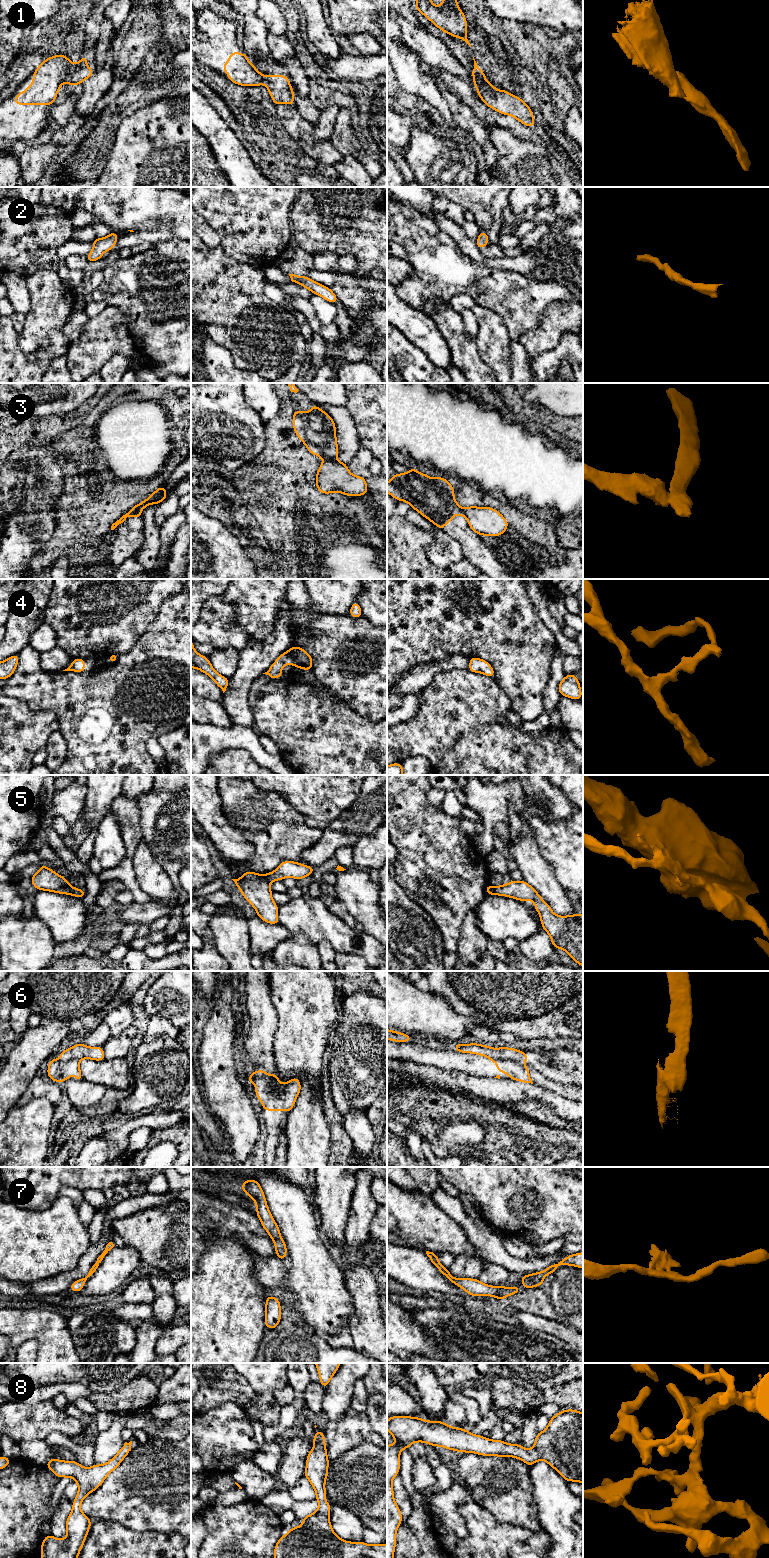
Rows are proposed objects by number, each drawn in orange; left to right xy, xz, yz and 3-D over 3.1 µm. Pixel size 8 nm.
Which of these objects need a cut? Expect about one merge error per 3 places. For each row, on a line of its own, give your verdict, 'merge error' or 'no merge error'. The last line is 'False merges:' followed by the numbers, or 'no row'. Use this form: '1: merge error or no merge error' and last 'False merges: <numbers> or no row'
1: merge error
2: no merge error
3: merge error
4: no merge error
5: merge error
6: merge error
7: no merge error
8: no merge error
False merges: 1, 3, 5, 6

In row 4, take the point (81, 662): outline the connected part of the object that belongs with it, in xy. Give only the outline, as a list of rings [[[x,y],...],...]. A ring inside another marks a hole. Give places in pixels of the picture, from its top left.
[[[75,658],[73,659],[73,663],[67,669],[63,671],[74,671],[77,673],[82,673],[84,669],[86,668],[84,663],[85,663],[85,659]]]

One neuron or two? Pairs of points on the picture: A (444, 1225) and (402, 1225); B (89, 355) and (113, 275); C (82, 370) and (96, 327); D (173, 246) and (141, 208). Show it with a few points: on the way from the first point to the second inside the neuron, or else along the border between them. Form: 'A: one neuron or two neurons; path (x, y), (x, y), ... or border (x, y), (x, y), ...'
A: one neuron; path (434, 1225), (412, 1225)
B: two neurons; border (106, 305), (114, 305), (123, 313)
C: one neuron; path (83, 359), (93, 348), (93, 338)
D: two neurons; border (174, 236), (180, 239)

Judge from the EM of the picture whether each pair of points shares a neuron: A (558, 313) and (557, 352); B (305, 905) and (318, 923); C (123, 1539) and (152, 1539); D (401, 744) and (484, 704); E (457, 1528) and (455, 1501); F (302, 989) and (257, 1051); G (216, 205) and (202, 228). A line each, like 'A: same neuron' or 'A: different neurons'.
A: different neurons
B: same neuron
C: same neuron
D: same neuron
E: same neuron
F: different neurons
G: different neurons

